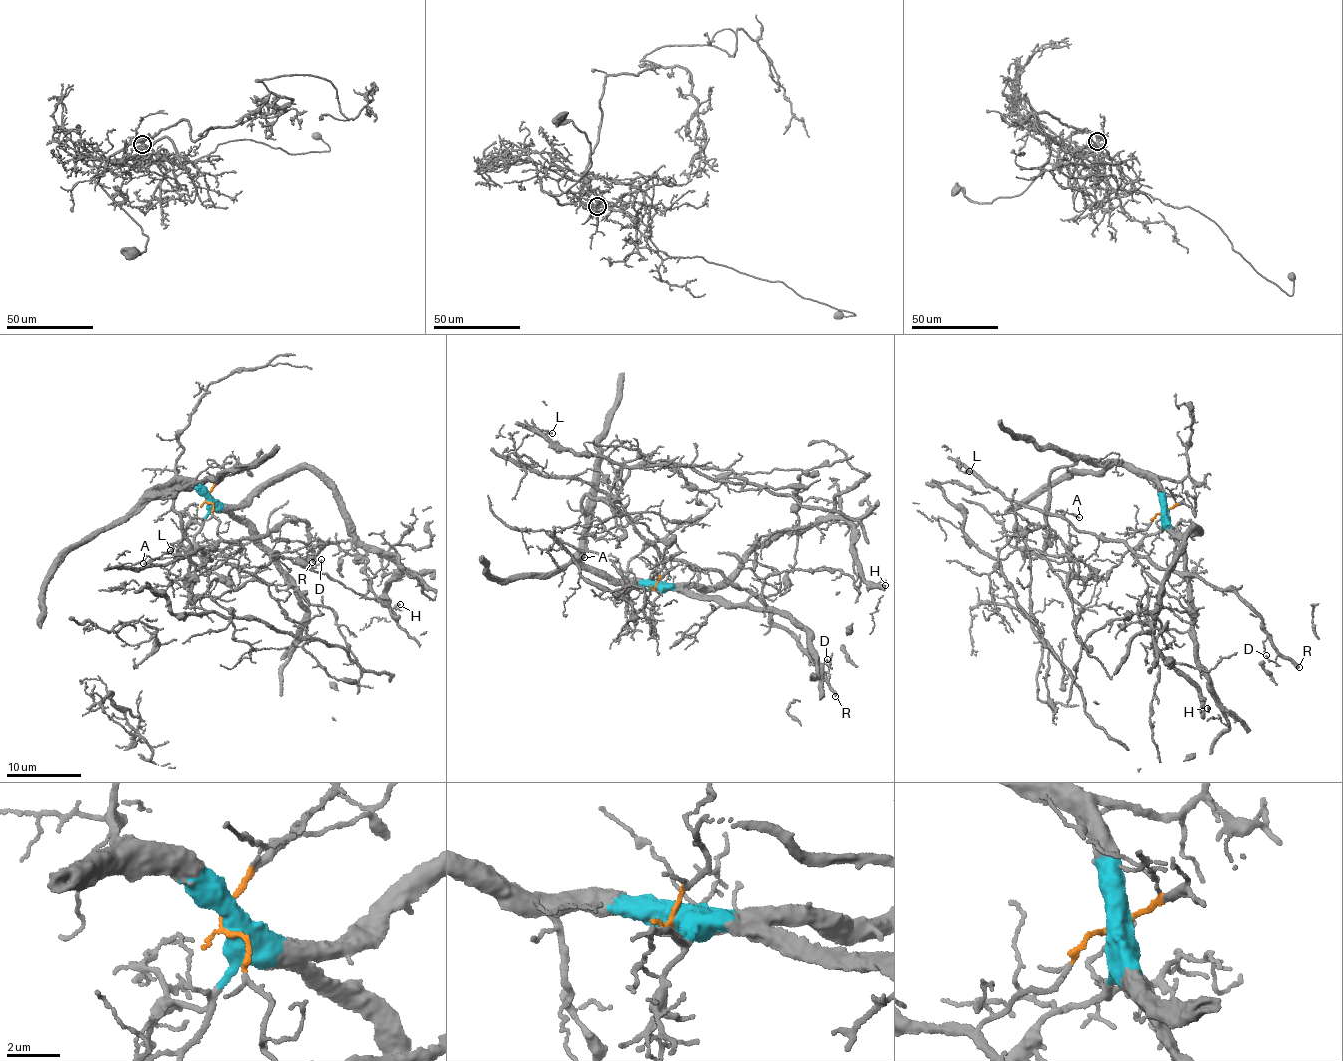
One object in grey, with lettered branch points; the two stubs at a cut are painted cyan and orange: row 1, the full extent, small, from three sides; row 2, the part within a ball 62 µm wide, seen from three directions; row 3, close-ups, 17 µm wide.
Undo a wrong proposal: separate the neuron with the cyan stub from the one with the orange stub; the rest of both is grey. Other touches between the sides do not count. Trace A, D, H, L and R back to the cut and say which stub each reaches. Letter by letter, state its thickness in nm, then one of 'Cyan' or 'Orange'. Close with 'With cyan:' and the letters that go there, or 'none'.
A: Thickness 100 nm. Orange
D: Thickness 120 nm. Orange
H: Thickness 140 nm. Cyan
L: Thickness 120 nm. Orange
R: Thickness 320 nm. Orange
With cyan: H

